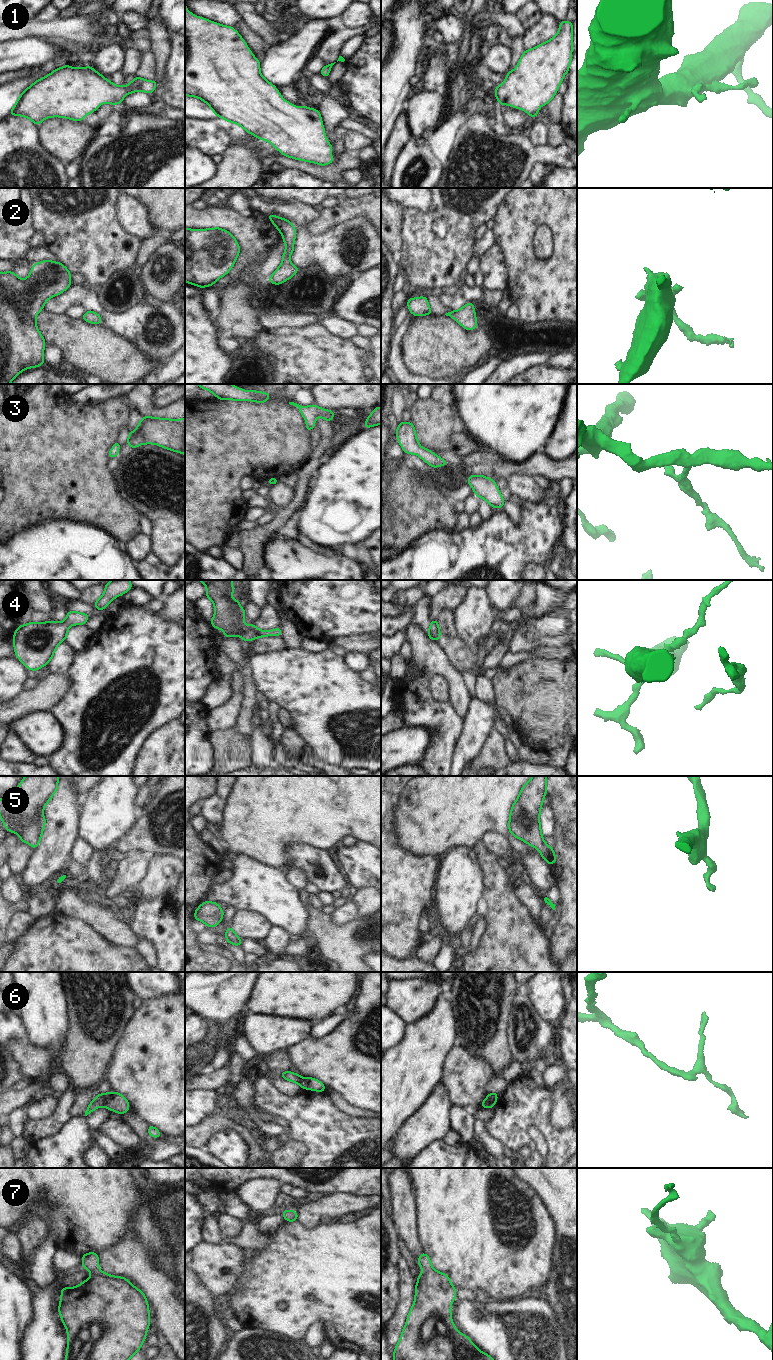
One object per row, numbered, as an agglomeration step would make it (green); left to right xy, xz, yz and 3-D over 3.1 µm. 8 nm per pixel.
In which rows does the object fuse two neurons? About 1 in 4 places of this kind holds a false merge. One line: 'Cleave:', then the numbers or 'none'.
Cleave: 6

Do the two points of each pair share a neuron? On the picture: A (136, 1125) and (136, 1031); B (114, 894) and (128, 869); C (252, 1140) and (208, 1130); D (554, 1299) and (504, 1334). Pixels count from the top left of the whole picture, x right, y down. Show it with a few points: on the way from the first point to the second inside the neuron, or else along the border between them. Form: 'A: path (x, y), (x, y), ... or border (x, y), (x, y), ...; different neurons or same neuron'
A: border (130, 1109), (135, 1111), (148, 1124); different neurons
B: path (120, 888), (128, 875); same neuron
C: path (241, 1130), (233, 1125), (219, 1125); same neuron
D: border (545, 1300), (559, 1324); different neurons

